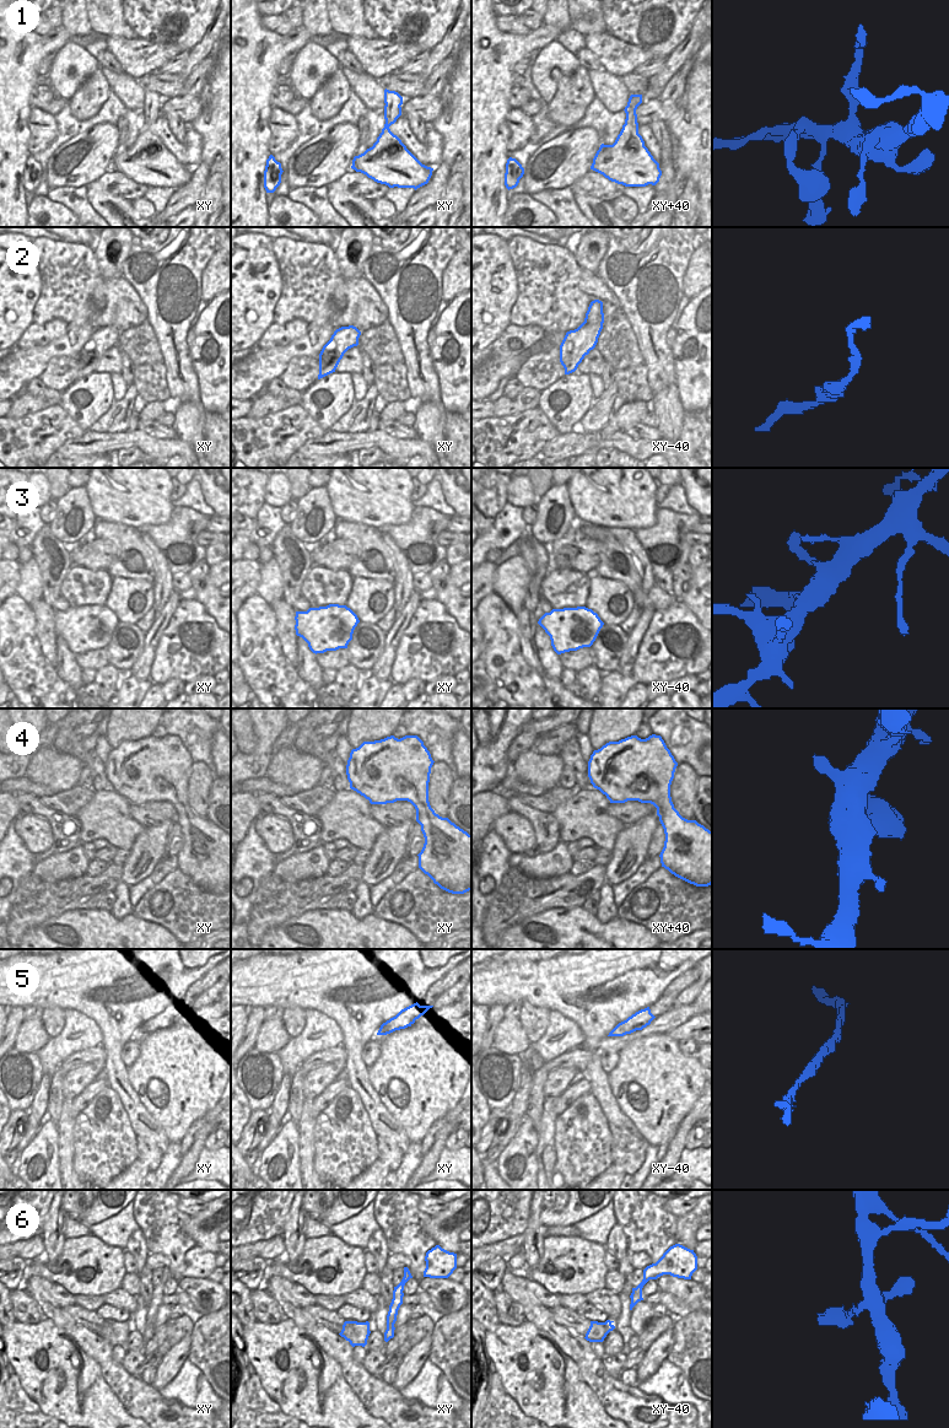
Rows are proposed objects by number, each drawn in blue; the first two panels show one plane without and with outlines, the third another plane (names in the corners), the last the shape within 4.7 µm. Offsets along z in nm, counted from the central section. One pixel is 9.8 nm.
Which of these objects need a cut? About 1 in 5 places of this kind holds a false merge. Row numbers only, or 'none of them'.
1

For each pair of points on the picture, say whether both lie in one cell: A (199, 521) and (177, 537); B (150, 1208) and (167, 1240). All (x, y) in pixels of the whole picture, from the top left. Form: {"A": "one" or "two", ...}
{"A": "one", "B": "one"}

